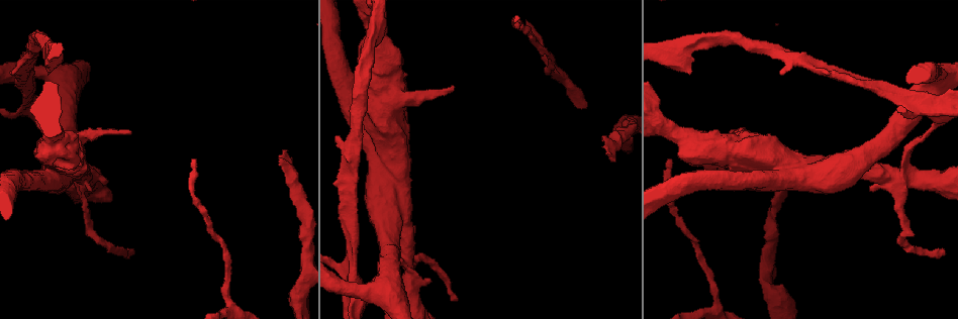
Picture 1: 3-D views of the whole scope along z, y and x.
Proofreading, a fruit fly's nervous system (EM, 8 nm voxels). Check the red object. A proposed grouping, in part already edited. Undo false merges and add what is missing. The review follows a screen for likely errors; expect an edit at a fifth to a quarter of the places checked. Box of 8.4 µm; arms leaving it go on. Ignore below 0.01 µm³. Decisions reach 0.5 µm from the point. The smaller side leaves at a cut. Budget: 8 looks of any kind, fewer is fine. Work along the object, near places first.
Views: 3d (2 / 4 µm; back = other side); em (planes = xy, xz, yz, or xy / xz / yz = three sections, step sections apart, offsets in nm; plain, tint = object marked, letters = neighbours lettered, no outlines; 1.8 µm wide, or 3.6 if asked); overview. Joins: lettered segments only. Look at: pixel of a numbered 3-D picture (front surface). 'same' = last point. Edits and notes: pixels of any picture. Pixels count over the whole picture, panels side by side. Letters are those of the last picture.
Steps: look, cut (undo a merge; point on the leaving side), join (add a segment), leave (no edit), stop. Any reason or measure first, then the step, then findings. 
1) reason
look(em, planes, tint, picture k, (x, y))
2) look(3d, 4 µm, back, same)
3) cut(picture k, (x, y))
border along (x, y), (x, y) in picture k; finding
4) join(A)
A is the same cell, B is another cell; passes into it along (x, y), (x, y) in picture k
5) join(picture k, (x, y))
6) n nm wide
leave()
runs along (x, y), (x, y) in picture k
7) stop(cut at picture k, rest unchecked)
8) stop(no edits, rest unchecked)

end of a long branch
look(3d, 4 µm, back, picture 1, (192, 158))

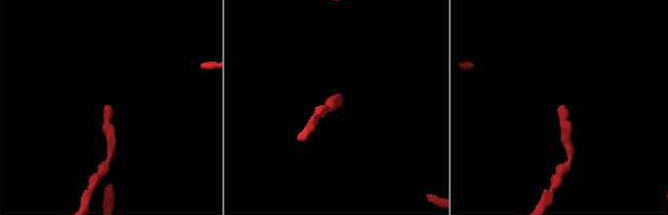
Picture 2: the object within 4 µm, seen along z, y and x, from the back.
now the EM
look(em, xy, step 4, letters, picture 2, (108, 107))

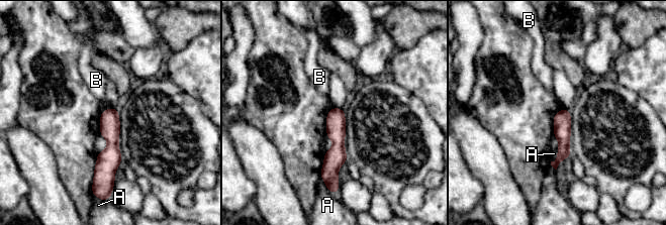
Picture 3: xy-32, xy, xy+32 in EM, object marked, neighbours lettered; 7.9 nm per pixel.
another direction
look(em, planes, letters, same)

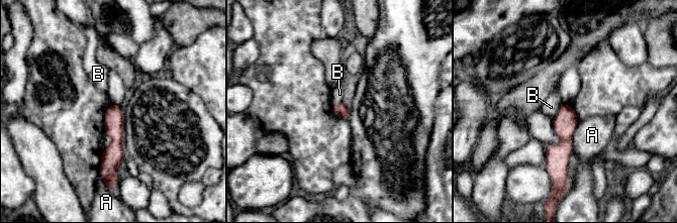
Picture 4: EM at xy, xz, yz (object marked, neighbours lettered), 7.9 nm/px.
120 nm wide
leave()
A and B are other cells; border along (347, 99), (332, 105) in picture 4; none of them fits

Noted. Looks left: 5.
look(em, 3.6 µm, planes, plain, picture 1, (801, 167))

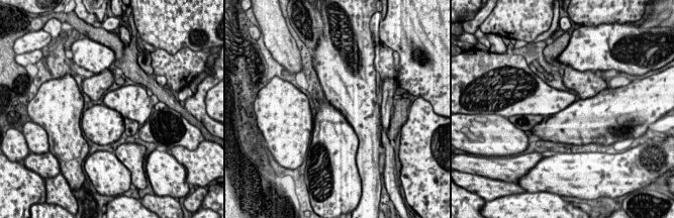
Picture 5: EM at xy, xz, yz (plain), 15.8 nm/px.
see the neighbours
look(em, 3.6 µm, planes, letters, same)

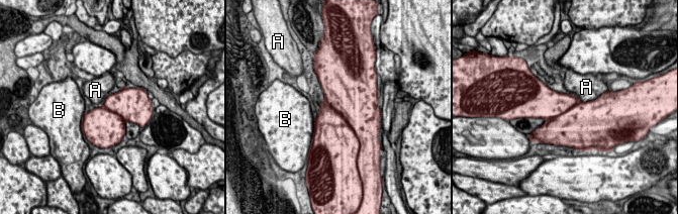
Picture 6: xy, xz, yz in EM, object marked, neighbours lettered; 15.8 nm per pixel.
A touches over 400 nm
leave()
A and B are other cells; border along (573, 95), (581, 101), (597, 98) in picture 6; one neuron here

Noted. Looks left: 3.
sharp bend
look(em, planes, letters, picture 1, (406, 257))

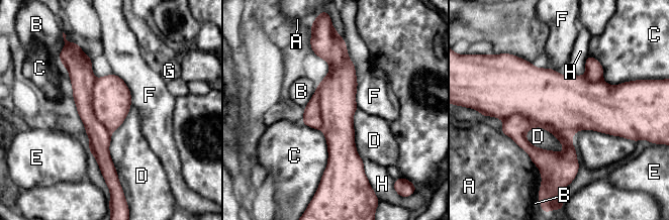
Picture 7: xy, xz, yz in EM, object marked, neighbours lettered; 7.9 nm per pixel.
cut(picture 7, (515, 126))
A, B, C, D, E, F, G and H are other cells; a second neuron is stuck on

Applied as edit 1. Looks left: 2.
stop(cut at picture 7, rest unchecked)

